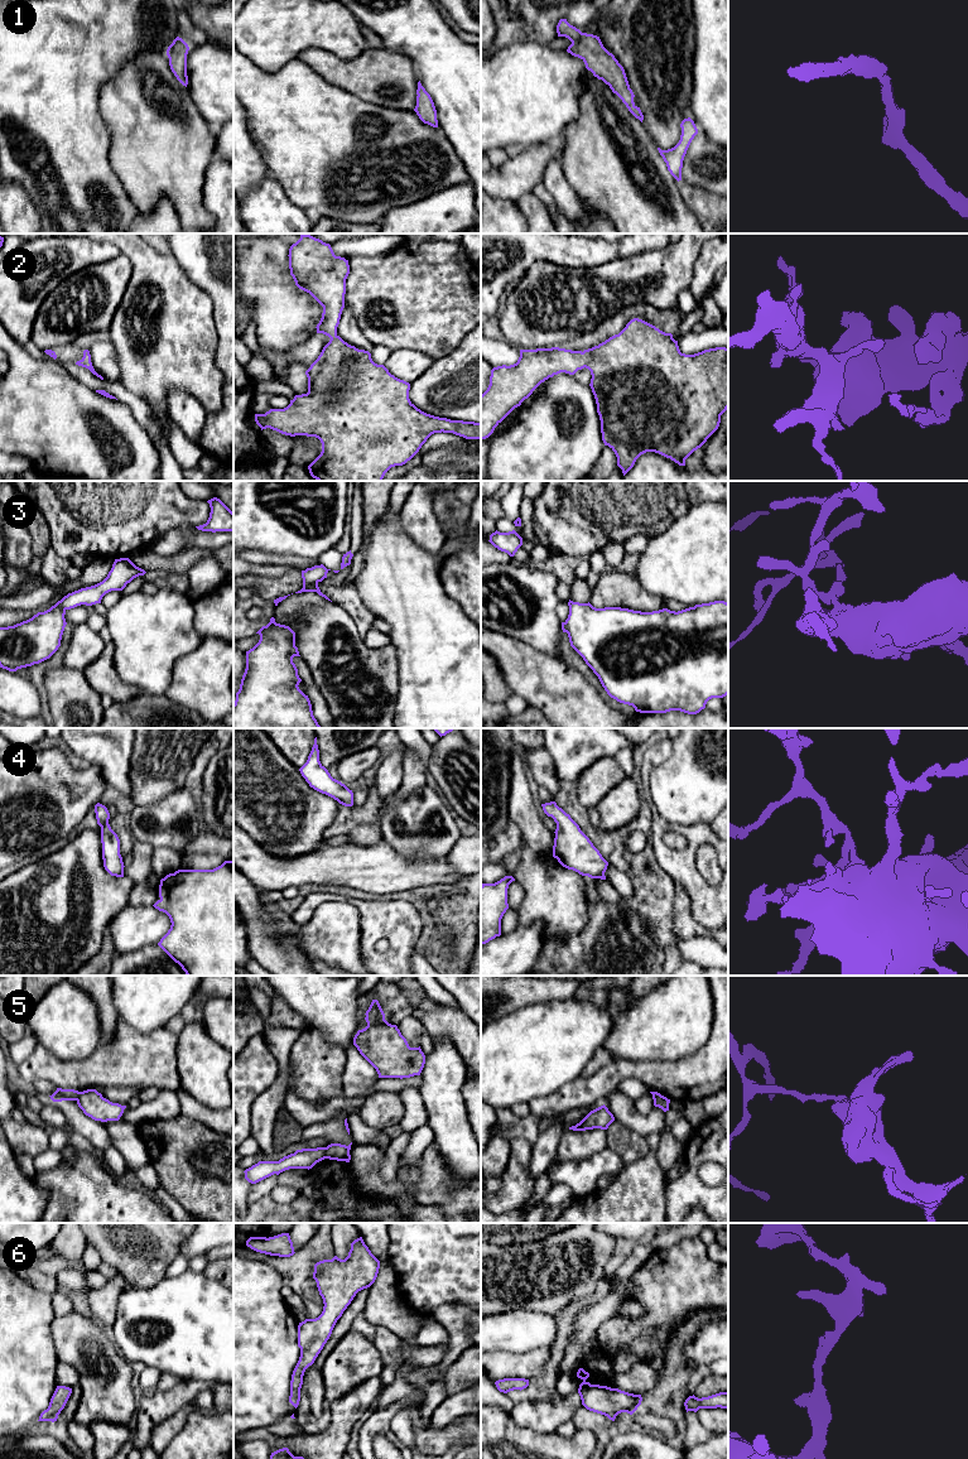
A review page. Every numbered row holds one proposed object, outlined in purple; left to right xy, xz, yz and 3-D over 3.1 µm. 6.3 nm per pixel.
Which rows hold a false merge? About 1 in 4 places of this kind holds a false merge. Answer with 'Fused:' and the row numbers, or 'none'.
Fused: 5

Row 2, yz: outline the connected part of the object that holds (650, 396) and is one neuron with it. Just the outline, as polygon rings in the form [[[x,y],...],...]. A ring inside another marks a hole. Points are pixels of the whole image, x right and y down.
[[[634,318],[618,334],[583,352],[559,347],[520,350],[516,363],[493,367],[490,385],[481,395],[481,439],[488,438],[495,428],[541,382],[560,372],[574,375],[584,367],[592,375],[589,386],[597,404],[602,440],[615,452],[617,466],[623,476],[646,452],[659,453],[679,466],[685,466],[685,459],[718,429],[721,415],[728,409],[728,348],[716,347],[685,355],[680,352],[678,341],[671,333],[665,333],[642,319]]]

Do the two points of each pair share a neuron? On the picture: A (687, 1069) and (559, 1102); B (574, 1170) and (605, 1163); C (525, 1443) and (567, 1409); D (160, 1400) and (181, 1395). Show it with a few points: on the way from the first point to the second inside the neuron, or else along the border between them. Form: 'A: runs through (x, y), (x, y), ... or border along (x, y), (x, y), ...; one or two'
A: runs through (655, 1070), (617, 1070), (591, 1091); one
B: runs through (582, 1170), (590, 1170), (597, 1165); one
C: border along (513, 1417), (518, 1424), (539, 1433), (555, 1431); two
D: runs through (165, 1400), (176, 1399); one

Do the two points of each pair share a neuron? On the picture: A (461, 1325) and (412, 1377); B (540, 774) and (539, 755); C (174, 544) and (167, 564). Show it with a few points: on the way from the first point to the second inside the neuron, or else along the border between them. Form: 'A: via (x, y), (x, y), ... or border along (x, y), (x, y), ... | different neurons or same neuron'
A: via (458, 1343), (451, 1357), (429, 1377) | same neuron
B: via (540, 769), (539, 760) | same neuron
C: border along (149, 547), (162, 555), (173, 555), (197, 547) | different neurons

